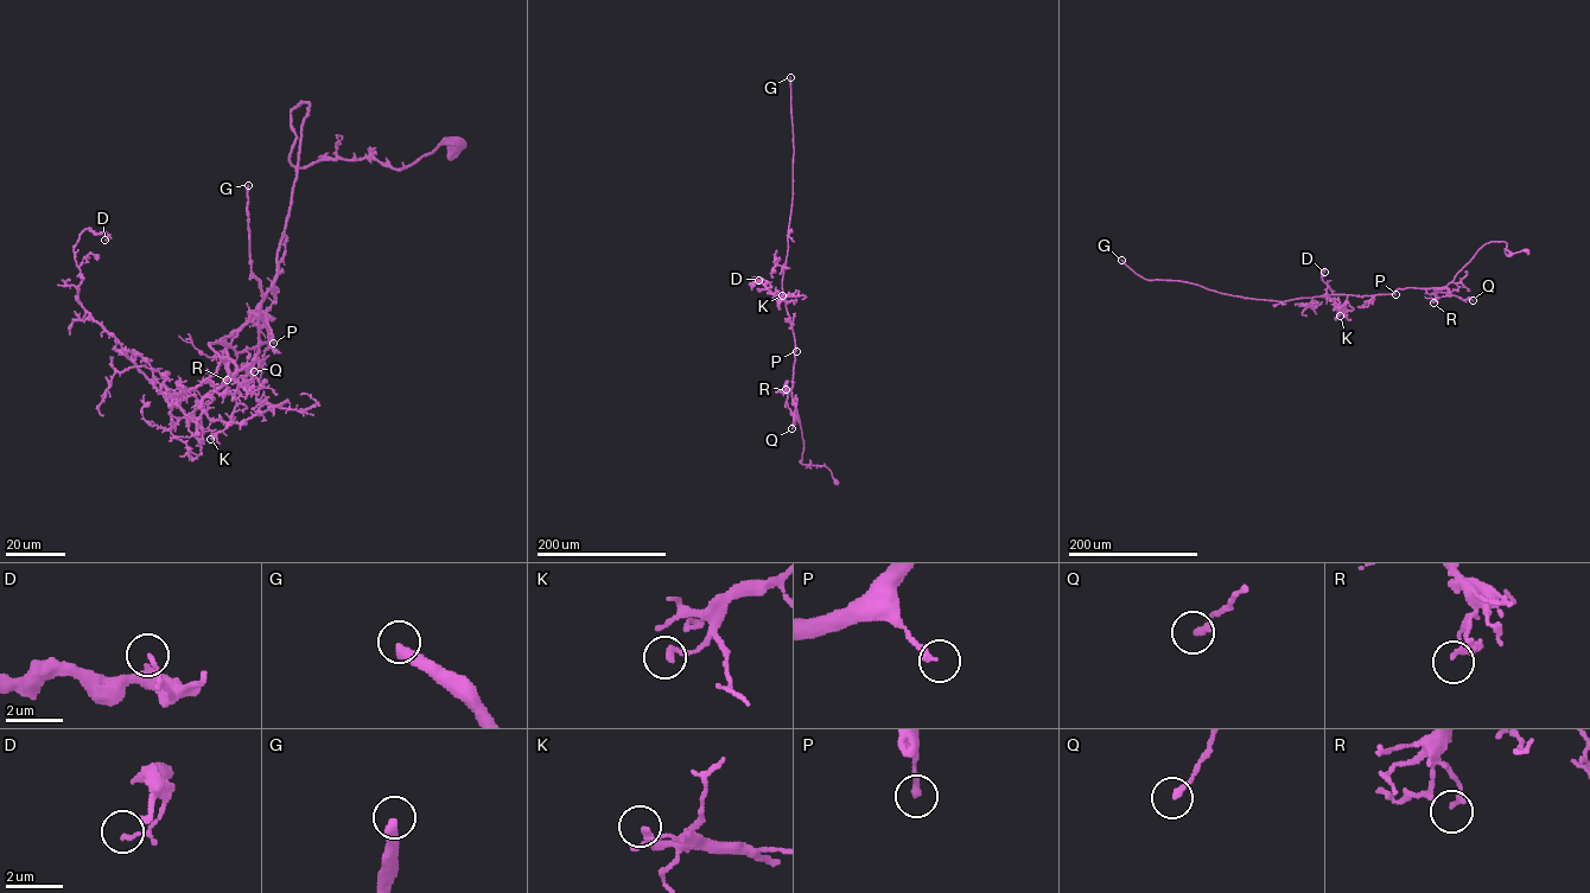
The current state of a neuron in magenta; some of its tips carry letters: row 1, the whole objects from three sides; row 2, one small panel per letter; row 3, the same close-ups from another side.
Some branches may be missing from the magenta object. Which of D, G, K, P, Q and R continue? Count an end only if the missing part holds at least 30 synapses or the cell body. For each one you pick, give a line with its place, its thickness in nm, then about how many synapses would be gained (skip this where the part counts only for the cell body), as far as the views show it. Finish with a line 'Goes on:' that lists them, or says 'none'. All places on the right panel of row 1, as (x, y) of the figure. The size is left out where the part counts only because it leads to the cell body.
G: Place: (1121, 260). Thickness 400 nm. Roughly 500 synapses
P: Place: (1395, 294). Thickness 240 nm. Roughly 50 synapses
Goes on: G, P

